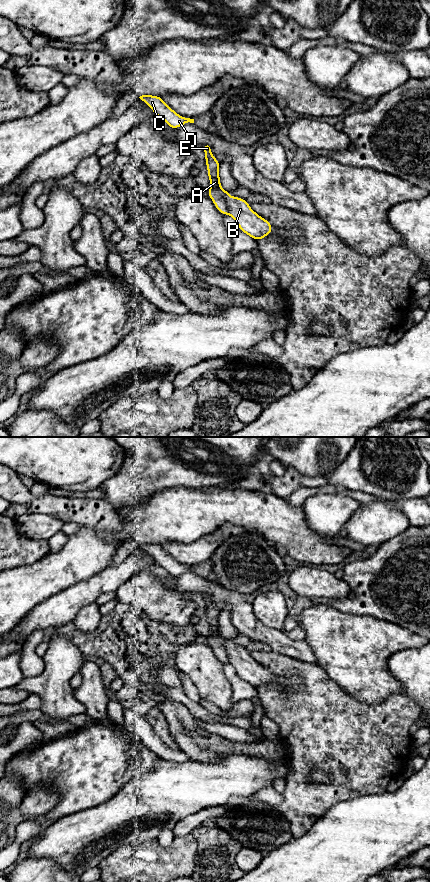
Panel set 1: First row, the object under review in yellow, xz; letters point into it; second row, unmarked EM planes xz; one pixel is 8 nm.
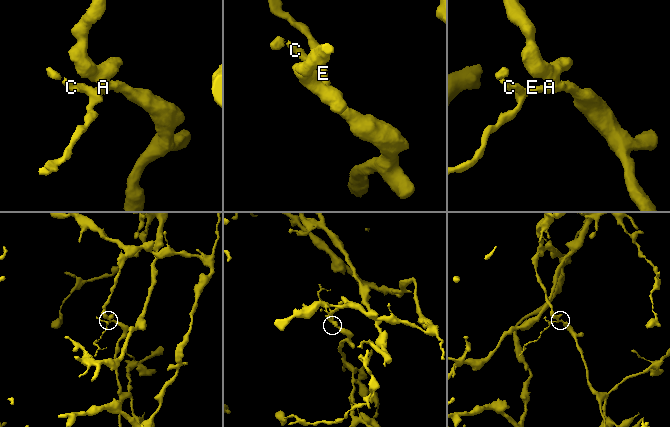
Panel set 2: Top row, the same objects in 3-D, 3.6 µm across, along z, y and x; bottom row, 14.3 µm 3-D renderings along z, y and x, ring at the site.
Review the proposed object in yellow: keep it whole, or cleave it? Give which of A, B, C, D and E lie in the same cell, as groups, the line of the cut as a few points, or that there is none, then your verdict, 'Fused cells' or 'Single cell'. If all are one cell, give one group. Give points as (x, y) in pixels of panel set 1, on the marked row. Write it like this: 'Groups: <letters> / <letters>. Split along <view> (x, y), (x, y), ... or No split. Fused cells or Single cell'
Groups: A C D E / B. Split along xz (226, 192), (228, 213). Fused cells

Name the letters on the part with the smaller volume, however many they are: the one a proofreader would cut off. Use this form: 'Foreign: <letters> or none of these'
Foreign: A, C, D, E

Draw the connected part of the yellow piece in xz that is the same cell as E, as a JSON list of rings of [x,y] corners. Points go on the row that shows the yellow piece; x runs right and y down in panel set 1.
[[[207,145],[204,149],[205,160],[208,169],[208,178],[211,182],[211,187],[207,190],[208,196],[212,199],[216,209],[224,215],[229,213],[226,204],[226,191],[220,186],[219,168],[220,164],[212,155],[210,147]]]

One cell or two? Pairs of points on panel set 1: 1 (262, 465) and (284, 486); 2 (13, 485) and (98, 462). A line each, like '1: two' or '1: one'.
1: two
2: two

